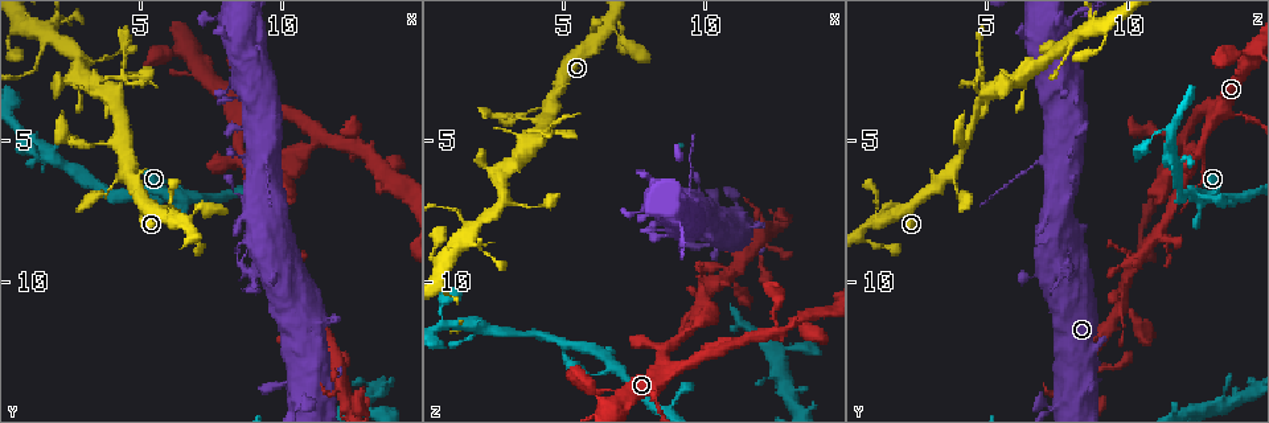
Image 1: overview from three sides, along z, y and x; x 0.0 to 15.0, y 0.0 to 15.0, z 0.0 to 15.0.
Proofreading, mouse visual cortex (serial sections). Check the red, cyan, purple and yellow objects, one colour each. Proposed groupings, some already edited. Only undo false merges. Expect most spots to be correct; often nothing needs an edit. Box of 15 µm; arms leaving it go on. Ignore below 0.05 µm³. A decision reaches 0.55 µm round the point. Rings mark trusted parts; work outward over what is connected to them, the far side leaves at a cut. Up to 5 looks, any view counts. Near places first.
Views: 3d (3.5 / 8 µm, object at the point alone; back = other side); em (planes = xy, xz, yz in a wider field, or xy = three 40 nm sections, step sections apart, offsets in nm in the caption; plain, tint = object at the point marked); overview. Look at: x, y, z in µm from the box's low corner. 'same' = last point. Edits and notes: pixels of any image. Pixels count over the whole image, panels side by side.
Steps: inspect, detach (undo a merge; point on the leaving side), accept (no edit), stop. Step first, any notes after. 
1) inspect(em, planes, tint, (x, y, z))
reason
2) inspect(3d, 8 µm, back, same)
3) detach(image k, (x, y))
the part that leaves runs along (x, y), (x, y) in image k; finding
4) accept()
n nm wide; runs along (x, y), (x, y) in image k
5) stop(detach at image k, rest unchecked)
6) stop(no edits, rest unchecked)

inspect(em, xy, step 3, tint, (8.5, 4.2, 13.1))
four or more arms meet

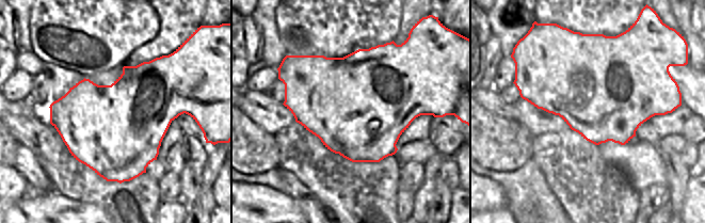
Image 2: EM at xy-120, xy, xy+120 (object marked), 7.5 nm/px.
inspect(3d, 3.5 µm, same)

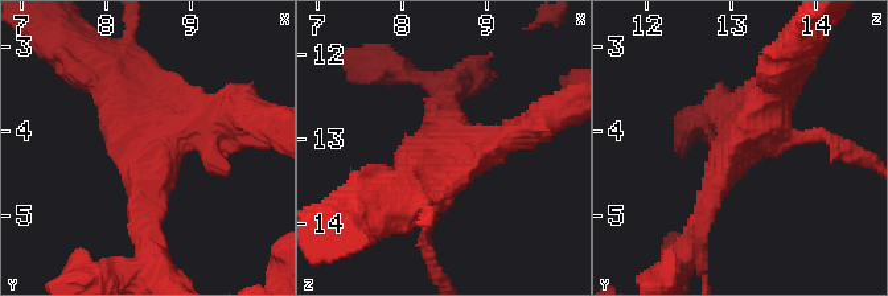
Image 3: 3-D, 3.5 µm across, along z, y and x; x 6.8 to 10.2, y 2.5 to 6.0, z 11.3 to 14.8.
accept()
runs along (780, 70), (767, 115), (706, 209) in image 3; one cell here

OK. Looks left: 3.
inspect(3d, 3.5 µm, back, (6.6, 6.9, 13.0))
narrows sharply

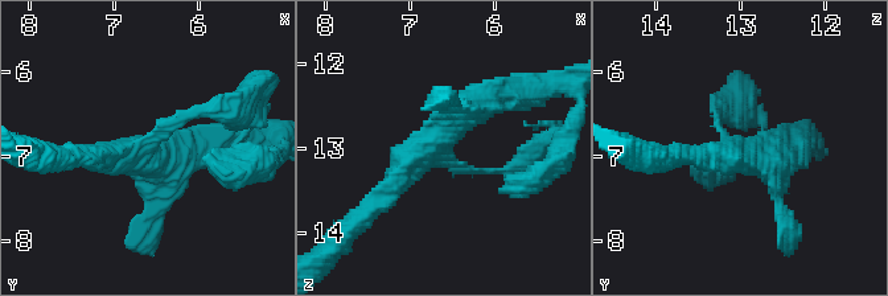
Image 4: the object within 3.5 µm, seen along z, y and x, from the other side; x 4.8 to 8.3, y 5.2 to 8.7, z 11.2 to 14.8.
inspect(em, xy, step 1, tint, (6.65, 6.90, 13.00))

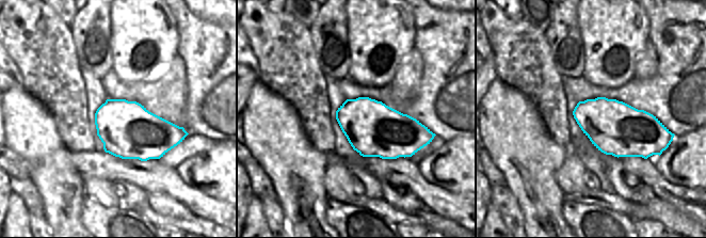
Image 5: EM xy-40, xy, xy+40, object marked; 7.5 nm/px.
accept()
runs along (720, 110), (751, 155), (792, 147) in image 4; all the same cell

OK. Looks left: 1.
stop(no edits, rest unchecked)

